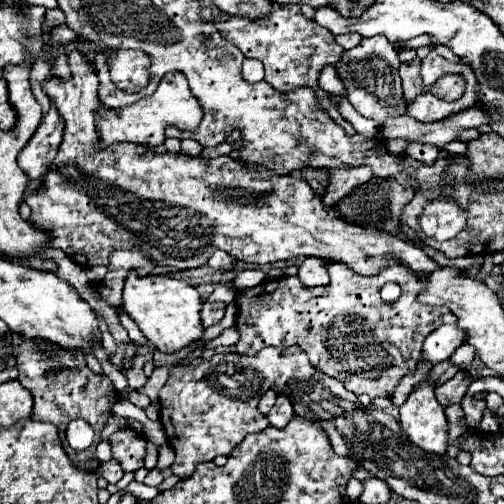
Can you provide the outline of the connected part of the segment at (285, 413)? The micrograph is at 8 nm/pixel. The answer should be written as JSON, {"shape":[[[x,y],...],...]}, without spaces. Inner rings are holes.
{"shape":[[[283,394],[277,398],[277,404],[271,408],[271,412],[267,414],[269,424],[275,428],[283,428],[285,424],[289,424],[289,420],[295,416],[293,404],[289,402],[289,398],[285,398]]]}

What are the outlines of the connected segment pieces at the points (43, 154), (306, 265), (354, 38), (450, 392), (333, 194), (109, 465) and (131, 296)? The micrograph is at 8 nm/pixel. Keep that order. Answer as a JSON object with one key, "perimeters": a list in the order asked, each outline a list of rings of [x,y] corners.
{"perimeters":[[[[51,104],[37,132],[33,134],[33,138],[27,142],[25,150],[21,150],[17,158],[21,170],[29,176],[29,180],[39,180],[45,174],[45,170],[49,170],[63,138],[63,130],[65,130],[63,126],[65,122],[61,122],[57,108]]],[[[305,258],[299,266],[299,280],[305,288],[313,288],[313,286],[327,286],[329,284],[329,274],[325,268],[327,260],[321,258]]],[[[341,34],[341,36],[337,36],[337,38],[335,38],[335,42],[337,42],[339,46],[343,46],[345,50],[355,48],[361,40],[363,40],[363,38],[361,38],[359,34]]],[[[457,372],[449,382],[445,382],[443,386],[437,386],[435,388],[435,394],[437,394],[437,400],[443,408],[447,408],[449,404],[459,404],[469,388],[469,384],[475,380],[475,376],[471,374],[463,374],[463,372]]],[[[341,168],[341,170],[329,170],[329,192],[323,196],[325,206],[337,204],[349,190],[355,190],[357,186],[371,180],[369,168]]],[[[115,460],[101,462],[97,474],[99,474],[101,478],[105,478],[109,484],[117,484],[117,482],[123,478],[123,470],[121,470],[121,466],[119,466]]],[[[129,274],[123,288],[123,310],[139,324],[145,338],[159,350],[173,354],[181,348],[187,348],[191,342],[203,338],[203,324],[201,312],[203,302],[199,292],[189,286],[185,280],[177,280],[171,276],[145,276],[139,278],[137,274]]]]}

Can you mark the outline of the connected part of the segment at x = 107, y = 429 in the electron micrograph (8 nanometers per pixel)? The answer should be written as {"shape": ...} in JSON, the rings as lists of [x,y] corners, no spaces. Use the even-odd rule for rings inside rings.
{"shape":[[[109,417],[107,421],[107,425],[104,427],[101,433],[101,439],[108,439],[111,434],[116,432],[117,430],[124,428],[125,425],[122,424],[124,421],[118,417]]]}

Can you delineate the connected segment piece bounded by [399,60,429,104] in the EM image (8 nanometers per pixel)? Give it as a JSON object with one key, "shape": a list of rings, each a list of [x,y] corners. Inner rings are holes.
{"shape":[[[413,60],[409,64],[401,64],[401,70],[399,70],[401,78],[403,78],[403,96],[409,102],[413,102],[413,98],[417,94],[423,94],[427,92],[429,88],[421,82],[421,60]]]}

